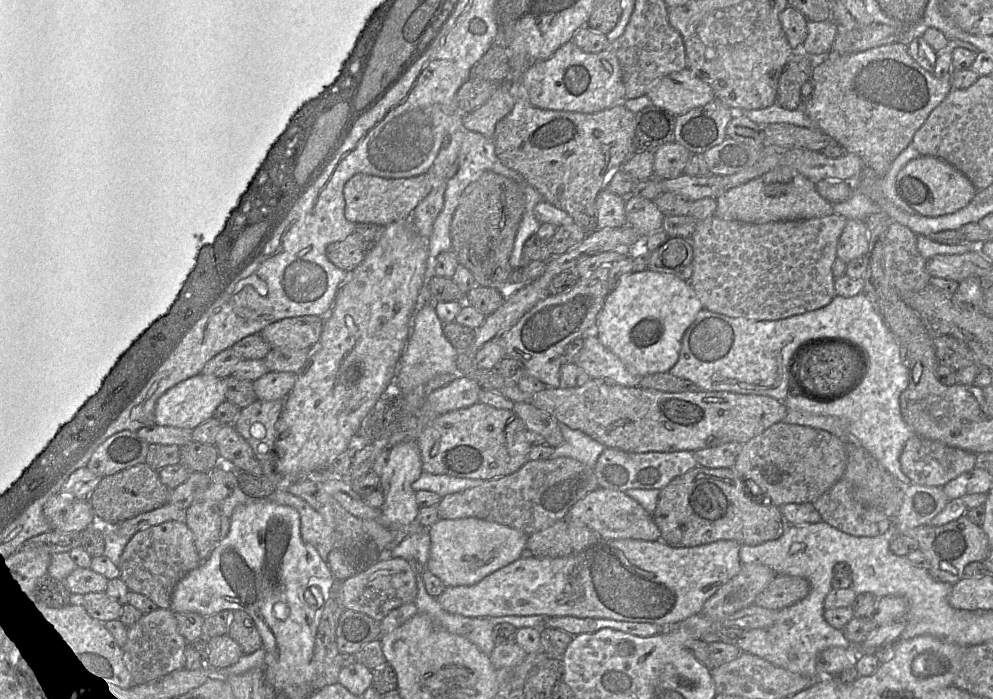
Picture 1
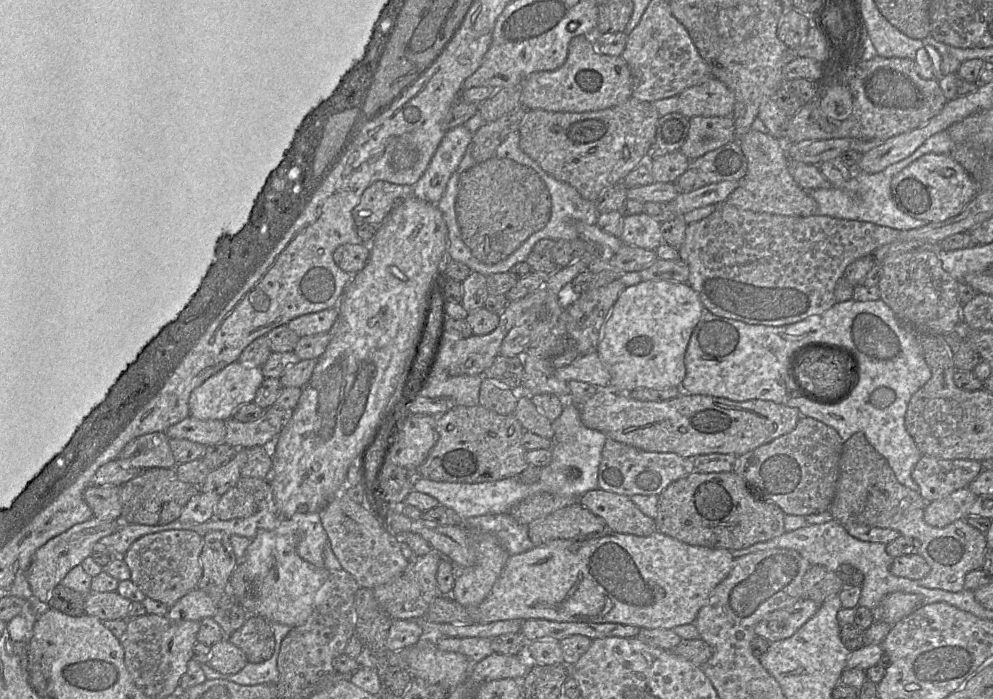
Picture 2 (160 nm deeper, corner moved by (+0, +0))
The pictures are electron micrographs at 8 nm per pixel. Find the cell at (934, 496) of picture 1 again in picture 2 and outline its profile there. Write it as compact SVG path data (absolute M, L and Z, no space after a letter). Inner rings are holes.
M968 488L958 489L942 499L929 502L924 511L924 519L929 525L938 528L965 519L977 497Z

